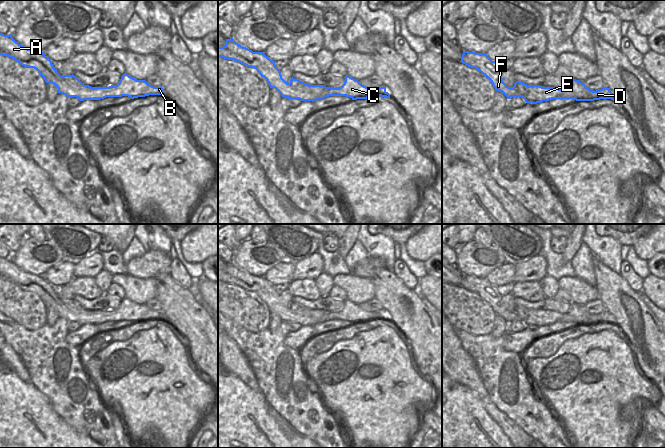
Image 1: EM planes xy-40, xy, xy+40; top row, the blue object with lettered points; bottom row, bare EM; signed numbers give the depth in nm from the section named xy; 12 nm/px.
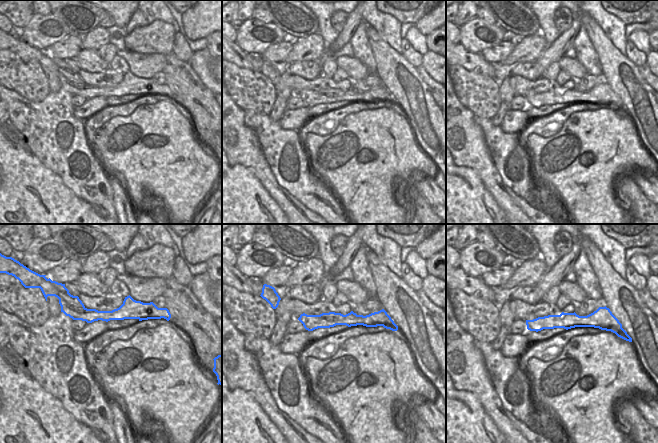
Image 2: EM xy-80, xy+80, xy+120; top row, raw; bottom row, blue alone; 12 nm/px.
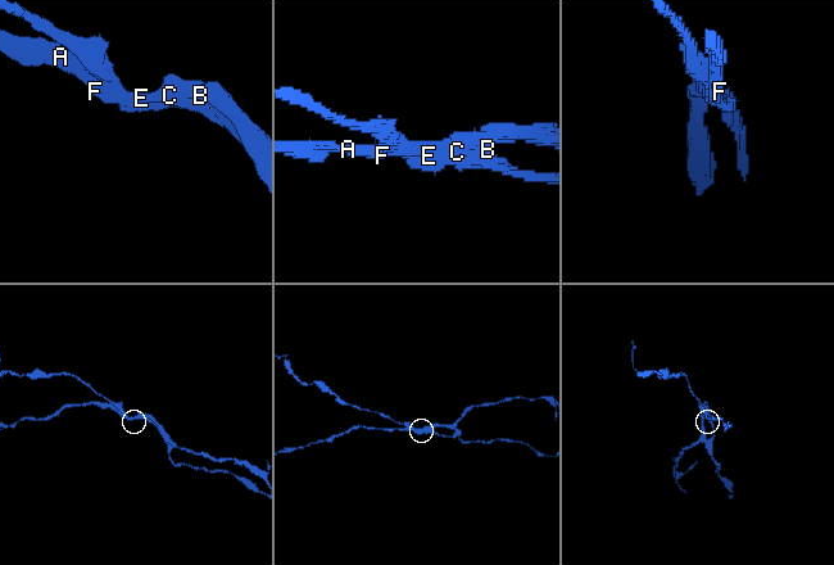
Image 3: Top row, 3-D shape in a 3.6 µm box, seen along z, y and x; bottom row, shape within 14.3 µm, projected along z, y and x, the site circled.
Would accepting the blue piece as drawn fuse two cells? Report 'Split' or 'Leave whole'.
Split.

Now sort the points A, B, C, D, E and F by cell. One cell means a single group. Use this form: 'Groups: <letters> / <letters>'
Groups: A B C E F / D.

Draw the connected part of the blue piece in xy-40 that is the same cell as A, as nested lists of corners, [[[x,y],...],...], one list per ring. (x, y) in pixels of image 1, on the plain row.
[[[0,257],[0,279],[10,281],[24,291],[36,293],[46,307],[52,307],[58,312],[58,317],[66,319],[68,322],[76,321],[80,325],[100,324],[106,321],[122,320],[128,320],[134,323],[149,319],[164,318],[164,314],[161,310],[154,311],[145,304],[137,304],[124,297],[117,309],[111,309],[109,311],[91,311],[89,309],[83,309],[78,311],[82,314],[82,320],[72,320],[65,316],[66,312],[72,309],[57,296],[52,285],[46,281],[43,276],[25,272],[16,266],[11,258],[4,259]]]

